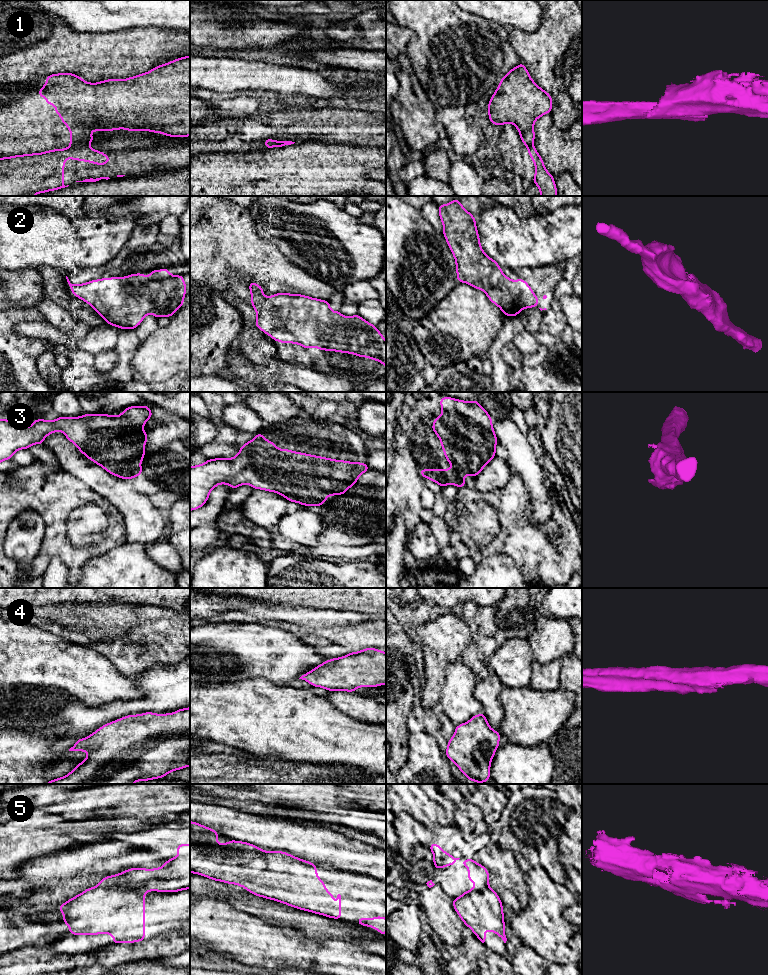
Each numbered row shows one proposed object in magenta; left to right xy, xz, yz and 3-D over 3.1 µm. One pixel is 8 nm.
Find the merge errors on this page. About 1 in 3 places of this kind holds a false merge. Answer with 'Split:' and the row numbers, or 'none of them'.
Split: 1, 5

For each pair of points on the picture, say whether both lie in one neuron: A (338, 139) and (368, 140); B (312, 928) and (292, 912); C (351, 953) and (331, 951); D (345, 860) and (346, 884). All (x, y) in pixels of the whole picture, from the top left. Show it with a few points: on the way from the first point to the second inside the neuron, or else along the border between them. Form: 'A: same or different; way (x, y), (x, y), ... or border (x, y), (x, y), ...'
A: same; way (345, 139), (361, 140)
B: same; way (307, 923), (297, 917)
C: same; way (346, 953), (336, 953)
D: different; border (323, 862), (337, 869), (368, 875)

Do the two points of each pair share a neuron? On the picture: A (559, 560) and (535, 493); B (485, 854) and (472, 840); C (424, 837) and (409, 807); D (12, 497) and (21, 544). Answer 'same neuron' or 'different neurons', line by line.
A: different neurons
B: different neurons
C: different neurons
D: different neurons

